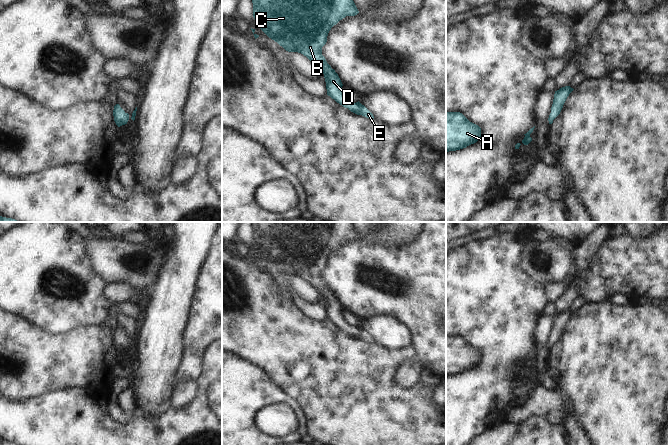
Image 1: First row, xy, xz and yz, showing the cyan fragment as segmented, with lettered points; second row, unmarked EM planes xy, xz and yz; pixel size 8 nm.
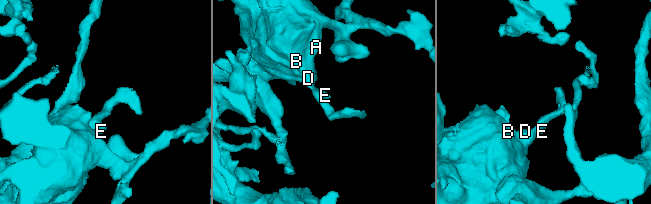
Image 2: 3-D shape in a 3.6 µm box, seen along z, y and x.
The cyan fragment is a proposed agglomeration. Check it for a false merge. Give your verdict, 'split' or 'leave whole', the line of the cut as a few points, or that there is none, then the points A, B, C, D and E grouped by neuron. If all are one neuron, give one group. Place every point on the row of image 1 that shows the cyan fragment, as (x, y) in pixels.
leave whole; cut none; groups A B C D E

